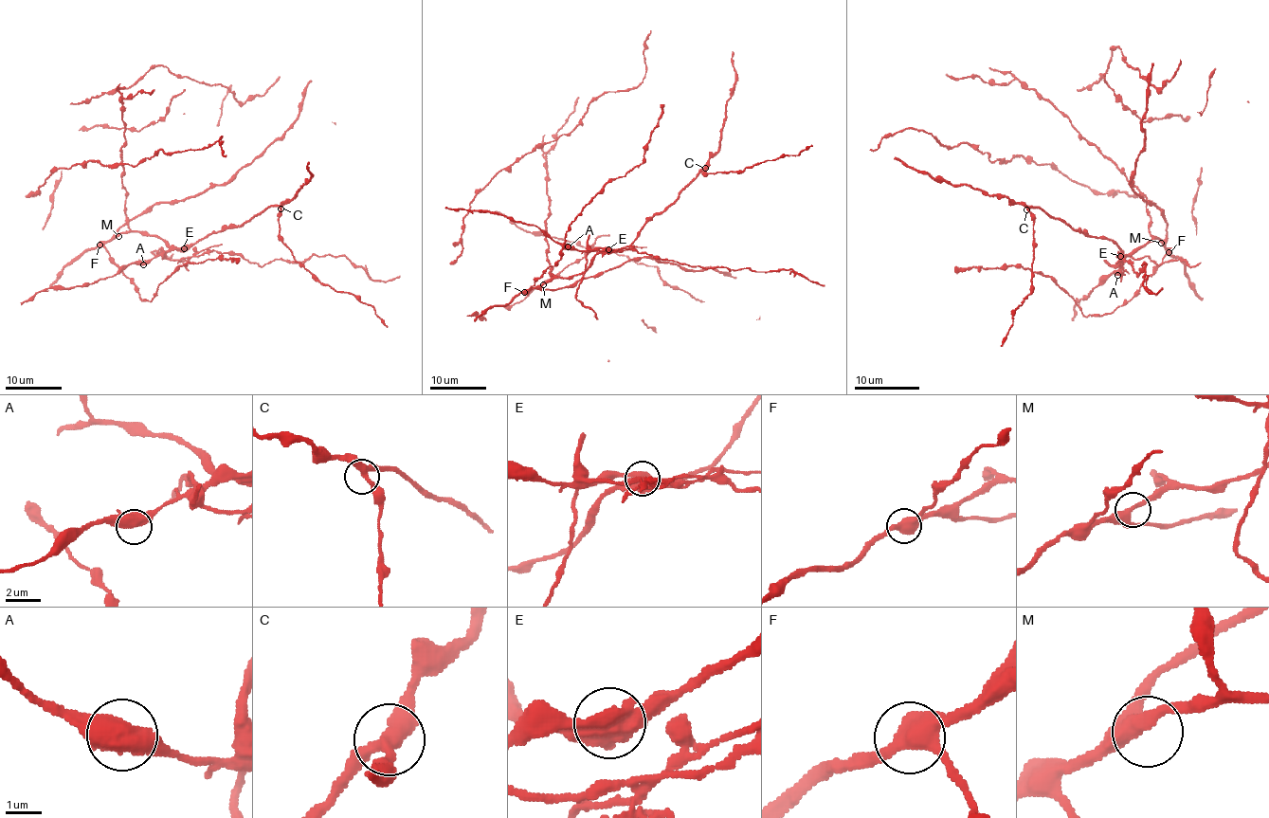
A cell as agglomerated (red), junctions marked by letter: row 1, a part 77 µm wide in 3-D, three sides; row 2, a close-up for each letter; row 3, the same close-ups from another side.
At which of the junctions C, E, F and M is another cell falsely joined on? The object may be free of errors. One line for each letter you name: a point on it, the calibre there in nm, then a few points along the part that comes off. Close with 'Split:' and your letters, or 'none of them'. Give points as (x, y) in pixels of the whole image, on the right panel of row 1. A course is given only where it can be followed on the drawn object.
E: place (1120, 256); calibre 440 nm; course (1120, 255), (1120, 268), (1124, 259), (1138, 276), (1147, 264), (1143, 286), (1150, 292), (1163, 287)
Split: E

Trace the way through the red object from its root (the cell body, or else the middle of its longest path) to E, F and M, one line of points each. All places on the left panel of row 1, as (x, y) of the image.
E: (124, 224), (117, 233), (148, 232), (157, 235), (172, 247), (183, 247)
F: (124, 224), (99, 245)
M: (124, 224), (117, 232), (118, 236)

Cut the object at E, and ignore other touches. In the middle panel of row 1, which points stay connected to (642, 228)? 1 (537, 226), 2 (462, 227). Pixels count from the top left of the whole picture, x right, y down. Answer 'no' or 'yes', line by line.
1: no
2: yes

